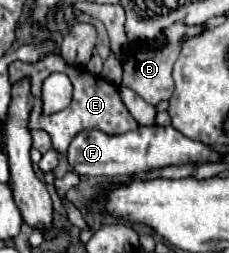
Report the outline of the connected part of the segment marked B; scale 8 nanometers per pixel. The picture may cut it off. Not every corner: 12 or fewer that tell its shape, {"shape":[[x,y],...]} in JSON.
{"shape":[[172,23],[158,49],[128,49],[122,85],[150,105],[170,99],[172,65],[204,25]]}

